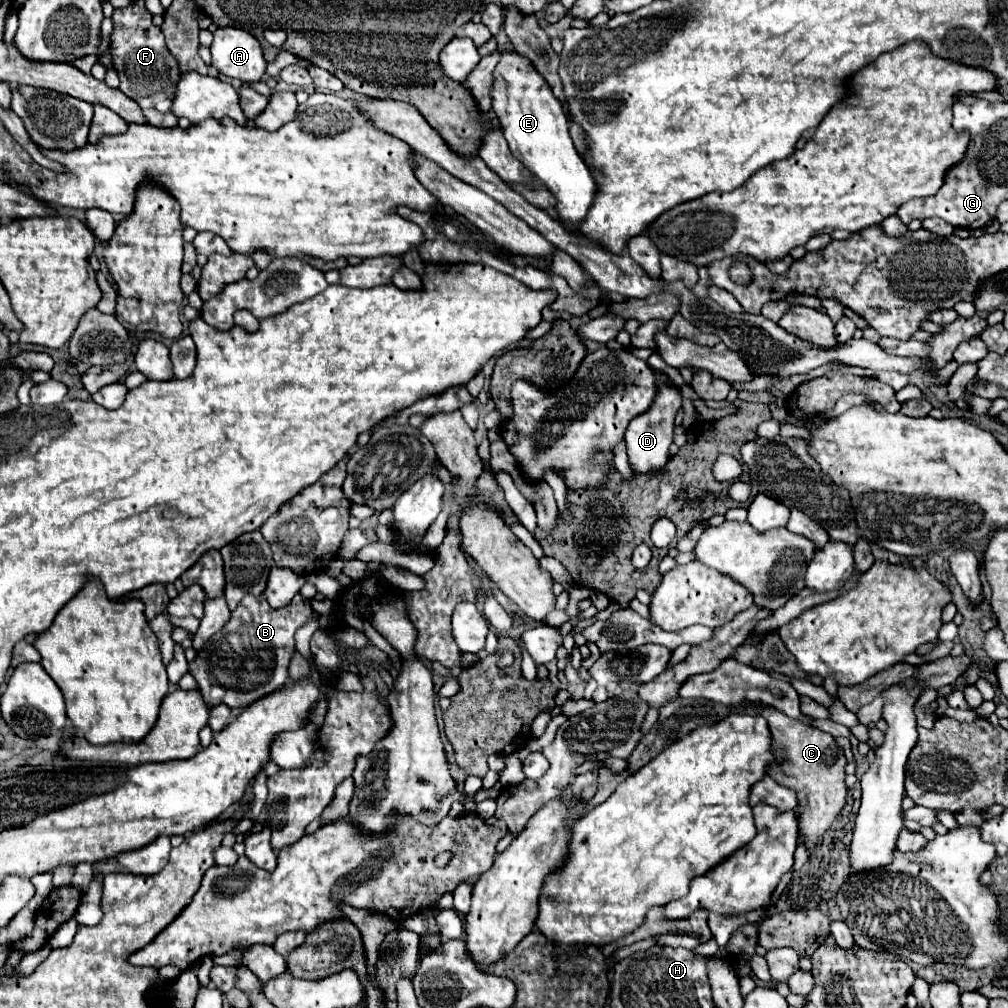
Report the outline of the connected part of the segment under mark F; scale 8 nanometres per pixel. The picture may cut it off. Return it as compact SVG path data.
M133 3L131 7L115 9L113 21L115 29L111 35L111 47L115 71L121 79L121 91L129 99L133 99L141 109L153 107L163 113L171 111L181 71L177 59L167 51L161 29L151 23L151 13L143 7L143 3Z

